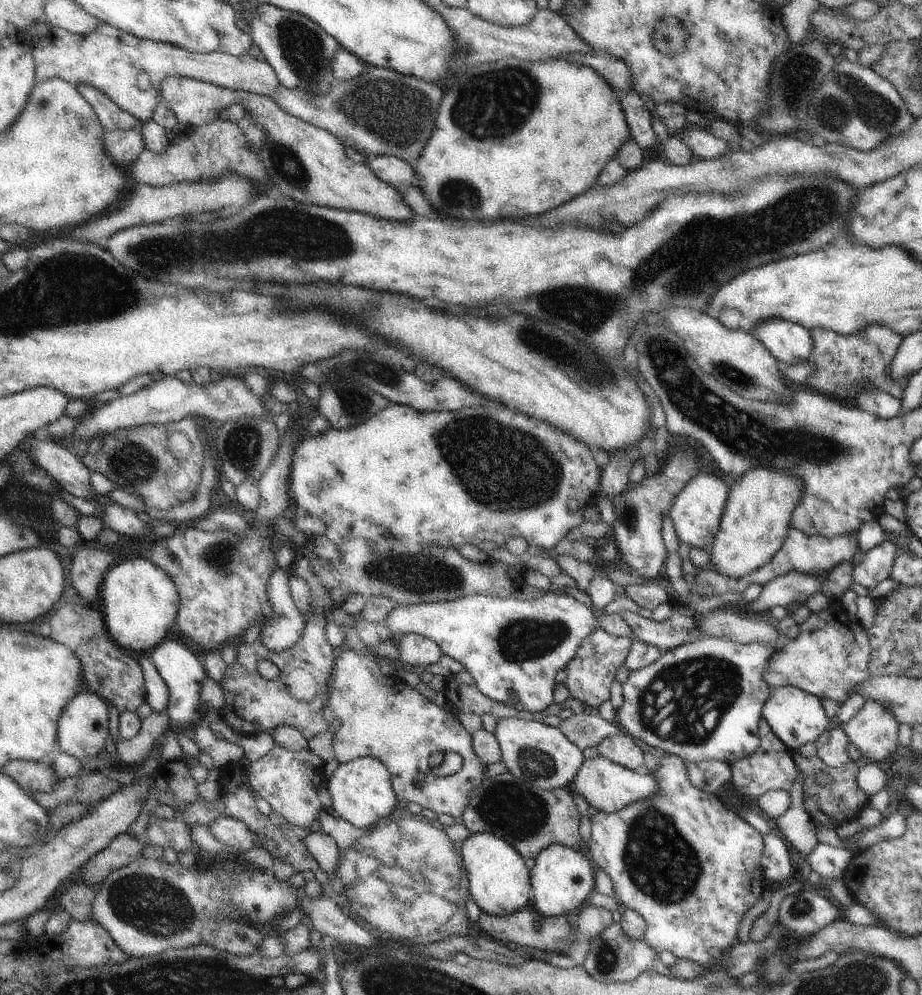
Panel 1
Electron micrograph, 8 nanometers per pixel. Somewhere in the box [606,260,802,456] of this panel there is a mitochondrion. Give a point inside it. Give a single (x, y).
(739, 380)

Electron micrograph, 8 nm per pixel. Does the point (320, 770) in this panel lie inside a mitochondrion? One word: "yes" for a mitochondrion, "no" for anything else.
no

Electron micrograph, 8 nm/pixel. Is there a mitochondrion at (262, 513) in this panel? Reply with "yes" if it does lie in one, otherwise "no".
no

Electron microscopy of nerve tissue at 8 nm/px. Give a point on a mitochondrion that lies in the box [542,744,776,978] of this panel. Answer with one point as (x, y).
(659, 861)

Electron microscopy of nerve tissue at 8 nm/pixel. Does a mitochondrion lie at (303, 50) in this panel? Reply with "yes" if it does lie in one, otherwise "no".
yes

